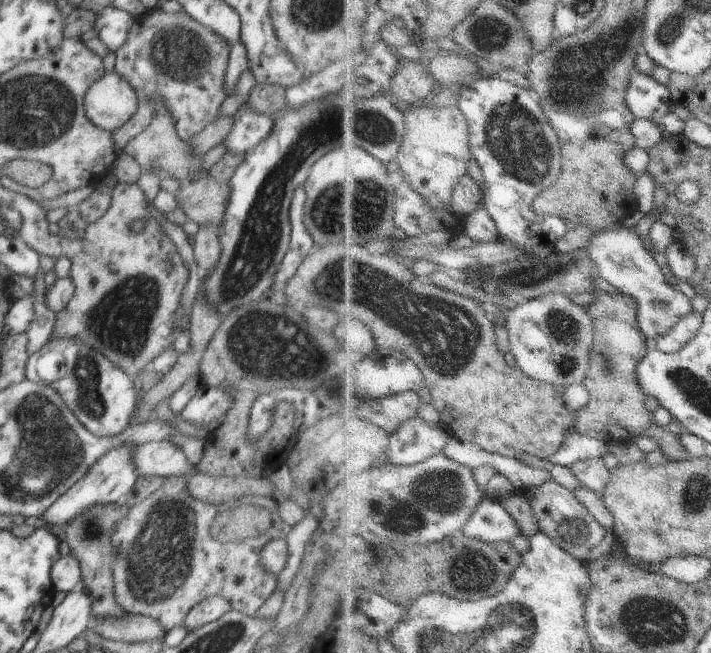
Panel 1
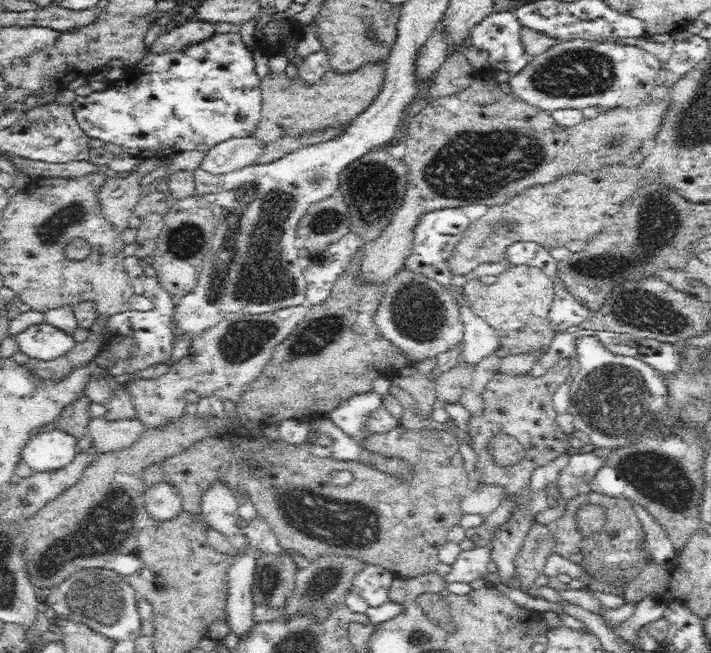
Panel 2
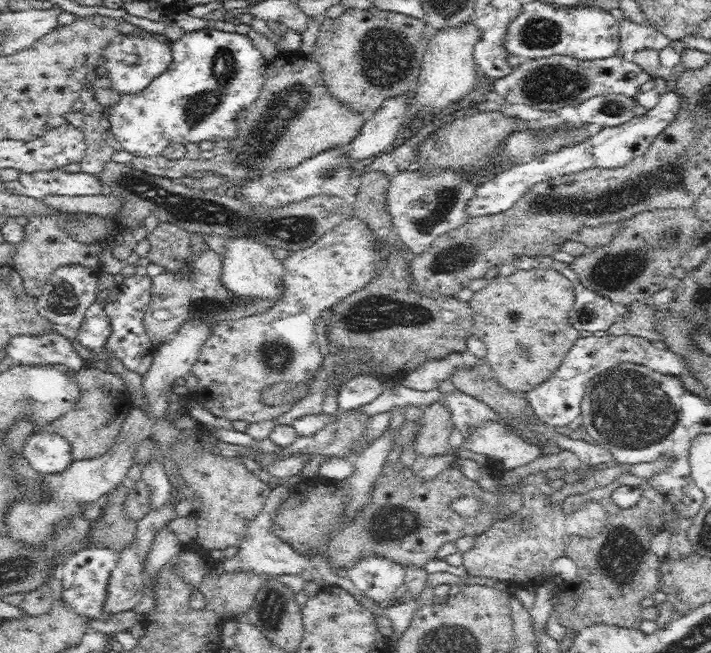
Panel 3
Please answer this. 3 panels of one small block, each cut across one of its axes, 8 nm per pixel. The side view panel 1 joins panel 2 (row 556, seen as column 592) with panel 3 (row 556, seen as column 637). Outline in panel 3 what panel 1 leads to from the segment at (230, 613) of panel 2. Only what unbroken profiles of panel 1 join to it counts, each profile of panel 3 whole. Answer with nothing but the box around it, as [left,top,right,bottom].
[220,480,356,595]

